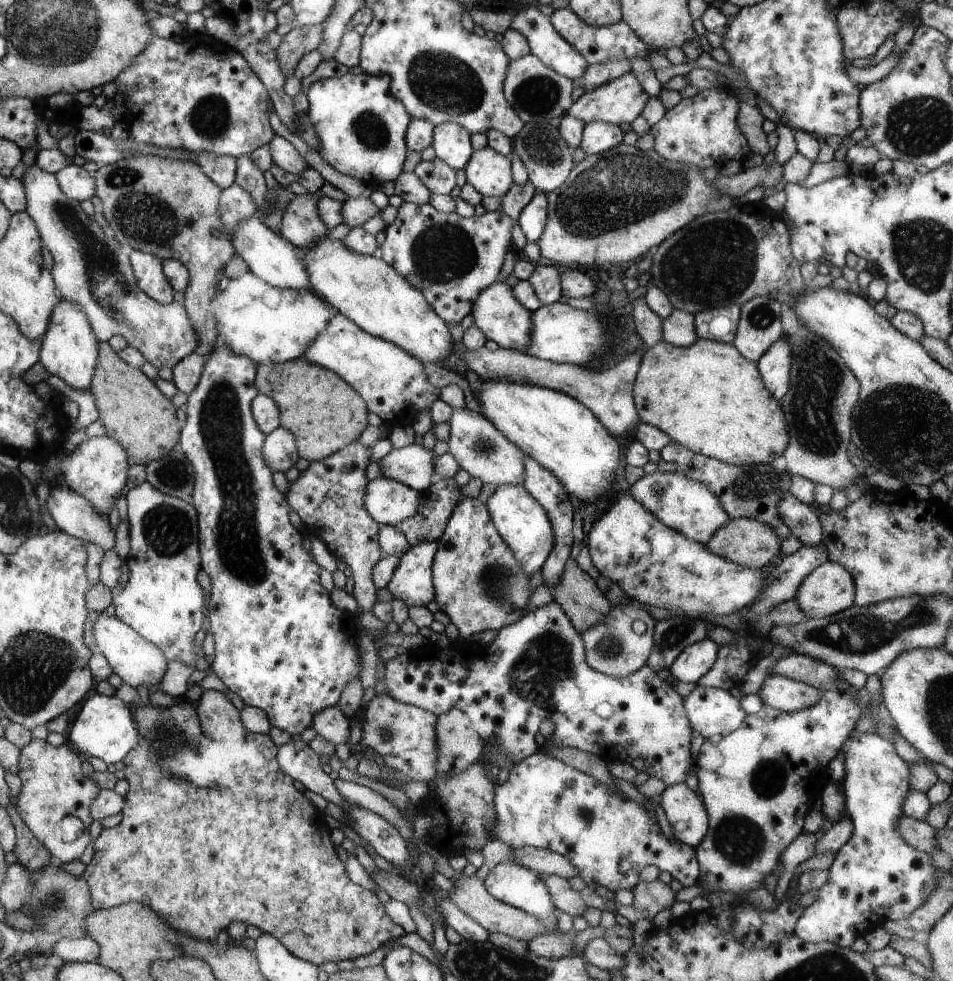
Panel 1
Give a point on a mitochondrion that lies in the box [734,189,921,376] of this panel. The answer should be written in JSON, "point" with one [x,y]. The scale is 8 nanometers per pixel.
{"point":[760,318]}

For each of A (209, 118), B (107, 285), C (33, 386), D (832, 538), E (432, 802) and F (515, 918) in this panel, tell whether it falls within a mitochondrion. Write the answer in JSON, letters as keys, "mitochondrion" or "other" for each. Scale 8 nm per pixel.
{"A":"mitochondrion","B":"mitochondrion","C":"other","D":"other","E":"other","F":"other"}

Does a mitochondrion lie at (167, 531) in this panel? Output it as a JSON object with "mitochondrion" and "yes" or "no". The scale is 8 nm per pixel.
{"mitochondrion":"yes"}

